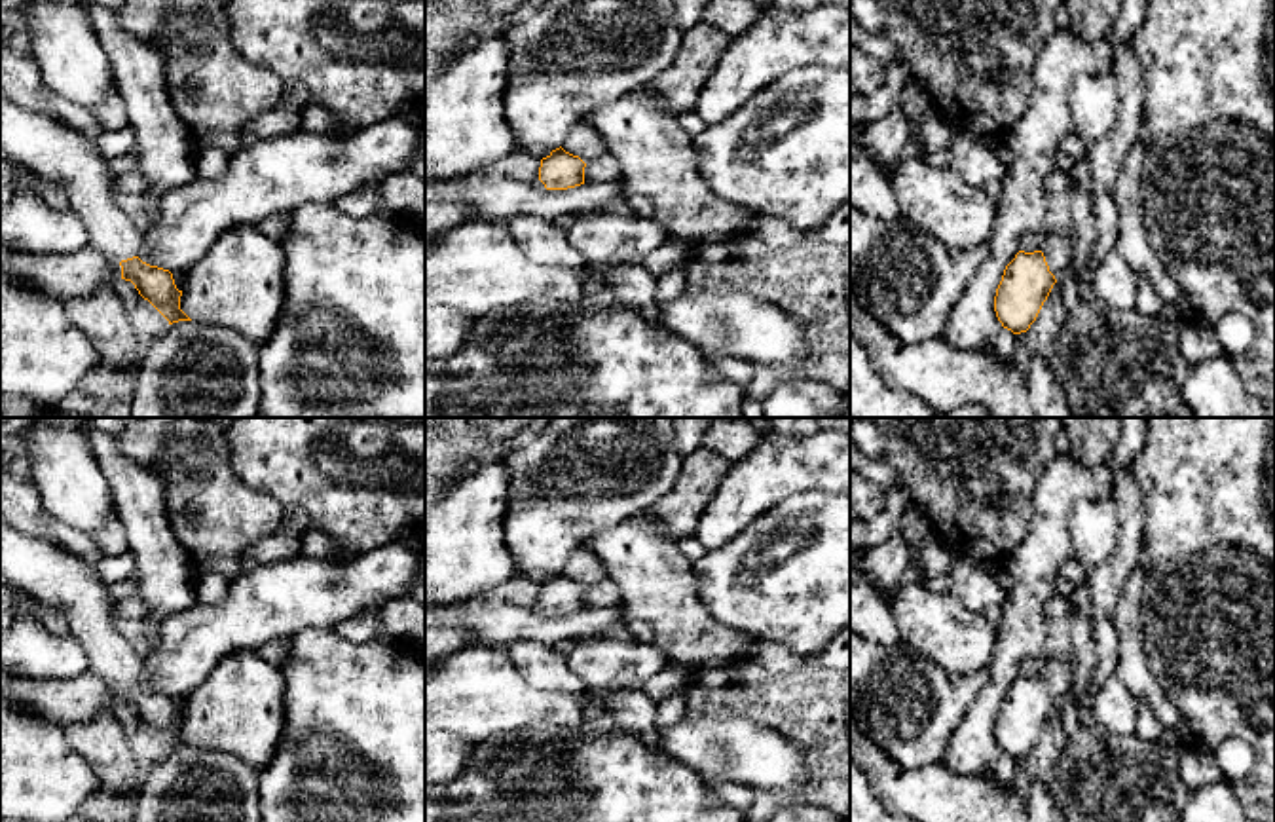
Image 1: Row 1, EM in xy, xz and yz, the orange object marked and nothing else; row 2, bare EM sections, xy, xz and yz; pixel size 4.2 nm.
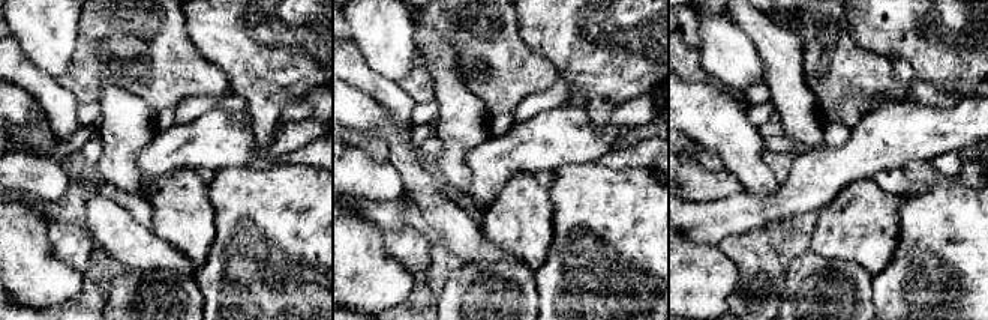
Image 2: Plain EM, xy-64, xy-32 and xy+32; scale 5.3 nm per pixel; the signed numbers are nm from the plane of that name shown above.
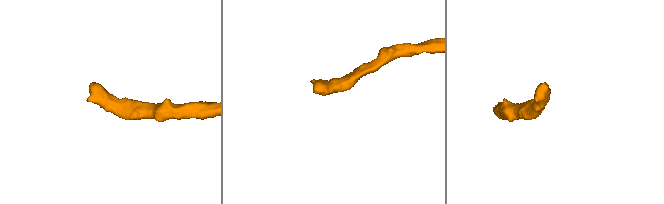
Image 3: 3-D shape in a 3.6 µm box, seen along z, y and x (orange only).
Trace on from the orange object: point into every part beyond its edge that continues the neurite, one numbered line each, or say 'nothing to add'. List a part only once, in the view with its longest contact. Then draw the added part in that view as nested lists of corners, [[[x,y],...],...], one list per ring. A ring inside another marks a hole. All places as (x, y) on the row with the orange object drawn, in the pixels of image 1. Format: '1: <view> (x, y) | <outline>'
1: xy (33, 145) | [[[0,89],[0,169],[23,178],[44,178],[66,188],[68,209],[89,232],[89,245],[106,258],[121,262],[139,254],[144,234],[116,203],[116,175],[108,169],[93,140],[65,125],[55,116],[27,108]]]

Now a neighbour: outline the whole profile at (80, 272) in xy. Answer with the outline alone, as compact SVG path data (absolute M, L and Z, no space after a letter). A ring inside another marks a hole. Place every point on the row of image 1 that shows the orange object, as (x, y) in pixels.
M0 241L0 283L25 281L65 304L106 287L110 279L121 279L121 266L93 245L66 254L34 254L13 251Z

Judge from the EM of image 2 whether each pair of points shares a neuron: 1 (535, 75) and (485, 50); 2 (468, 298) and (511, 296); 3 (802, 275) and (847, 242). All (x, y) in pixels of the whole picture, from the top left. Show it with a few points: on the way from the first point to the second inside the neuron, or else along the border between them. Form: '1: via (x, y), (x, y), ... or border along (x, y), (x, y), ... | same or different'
1: via (523, 72), (505, 71), (496, 62) | same
2: via (479, 298), (501, 298) | same
3: border along (805, 244), (825, 257), (855, 260), (861, 266) | different

